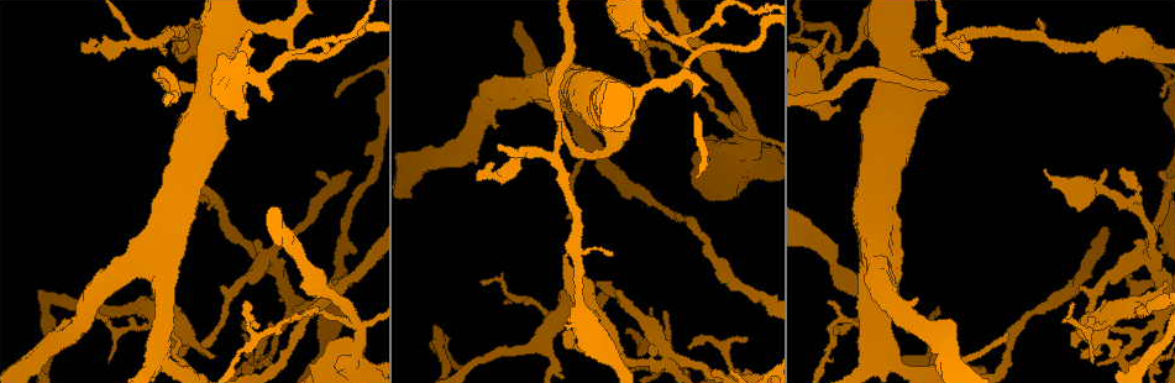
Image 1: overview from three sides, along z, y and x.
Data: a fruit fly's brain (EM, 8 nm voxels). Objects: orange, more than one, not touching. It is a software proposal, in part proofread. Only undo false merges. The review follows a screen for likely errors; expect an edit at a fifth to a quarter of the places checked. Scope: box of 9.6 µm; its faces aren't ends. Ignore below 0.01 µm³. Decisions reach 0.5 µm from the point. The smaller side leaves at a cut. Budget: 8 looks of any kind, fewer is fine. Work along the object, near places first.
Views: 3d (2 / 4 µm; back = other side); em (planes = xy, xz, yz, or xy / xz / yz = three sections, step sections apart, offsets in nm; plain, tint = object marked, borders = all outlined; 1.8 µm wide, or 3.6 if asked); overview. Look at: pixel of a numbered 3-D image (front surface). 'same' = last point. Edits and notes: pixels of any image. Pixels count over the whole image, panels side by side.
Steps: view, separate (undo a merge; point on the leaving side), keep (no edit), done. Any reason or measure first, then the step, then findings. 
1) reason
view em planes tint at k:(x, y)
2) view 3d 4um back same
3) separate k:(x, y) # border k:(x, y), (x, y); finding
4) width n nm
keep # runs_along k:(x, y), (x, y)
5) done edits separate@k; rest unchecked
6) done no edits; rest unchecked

sudden change in width
view em 3.6um xy step 4 tint at 1:(1136, 47)

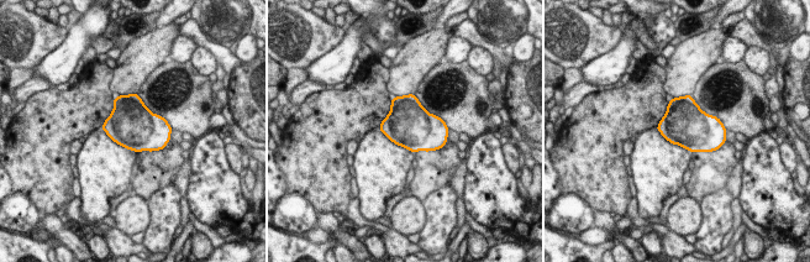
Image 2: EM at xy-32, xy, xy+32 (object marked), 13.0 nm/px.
view em 3.6um yz step 8 borders same

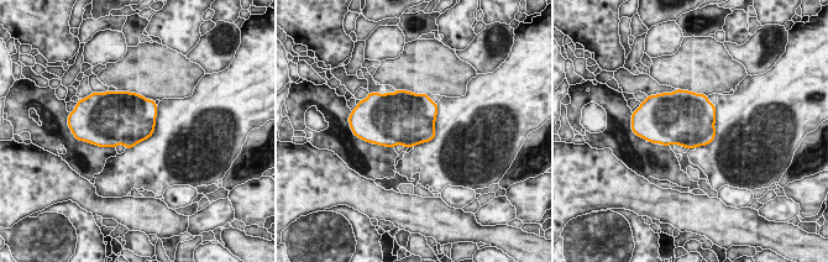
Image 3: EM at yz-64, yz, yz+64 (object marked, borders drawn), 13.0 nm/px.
keep # one cell here

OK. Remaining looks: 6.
four arms meet
view 3d 4um back at 1:(533, 151)

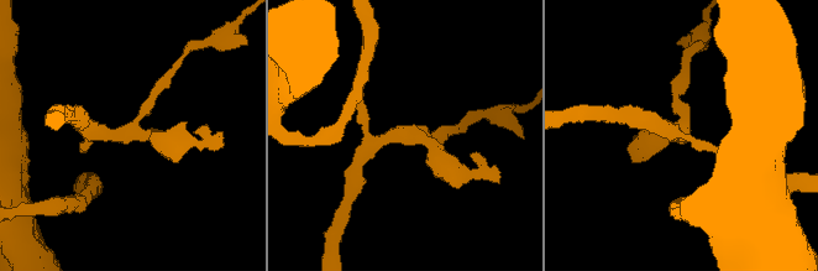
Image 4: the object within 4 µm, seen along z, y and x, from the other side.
now the EM
view em planes plain at 4:(128, 131)

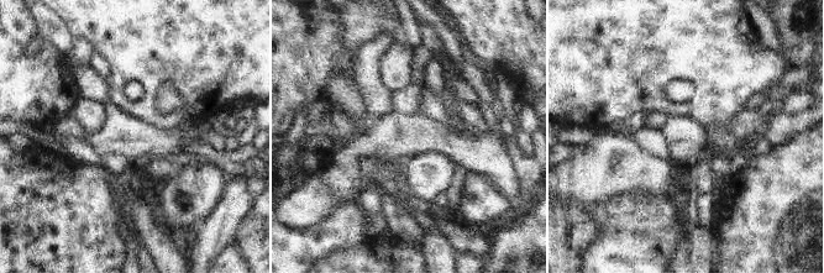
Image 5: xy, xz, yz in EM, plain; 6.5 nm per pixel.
where the object lies
view em planes tint same

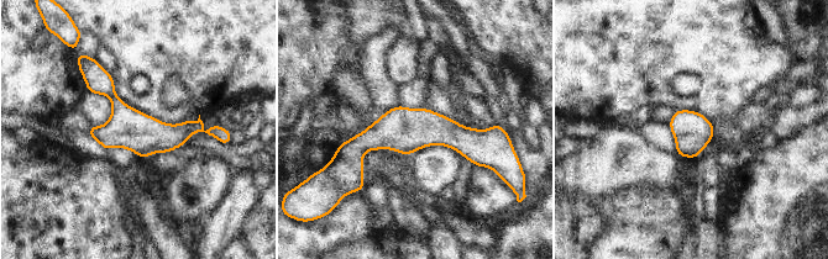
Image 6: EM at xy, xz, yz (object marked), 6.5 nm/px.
keep # one cell here

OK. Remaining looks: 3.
view em 3.6um planes tint at 1:(806, 74)

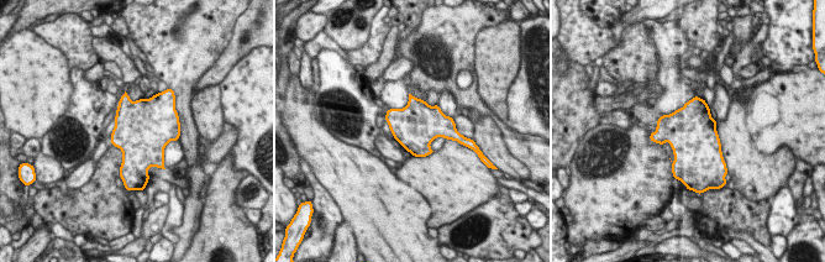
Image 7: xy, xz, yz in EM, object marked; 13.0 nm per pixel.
width 600 nm
keep # one cell here

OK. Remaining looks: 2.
done no edits; rest unchecked

